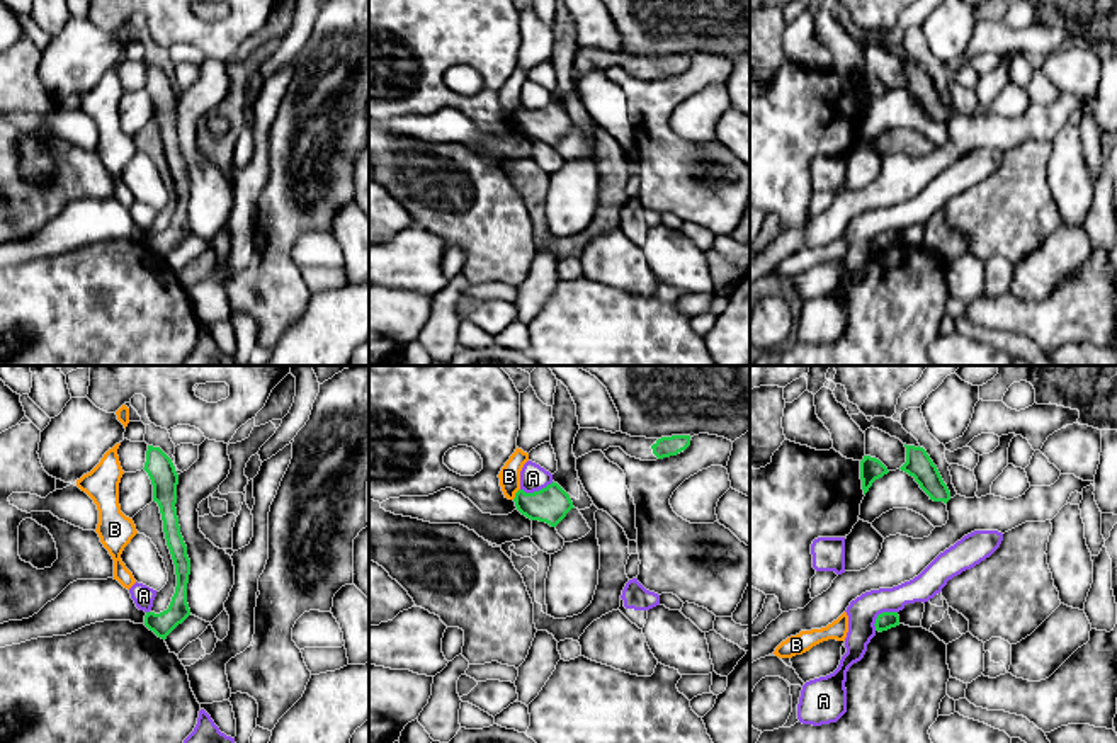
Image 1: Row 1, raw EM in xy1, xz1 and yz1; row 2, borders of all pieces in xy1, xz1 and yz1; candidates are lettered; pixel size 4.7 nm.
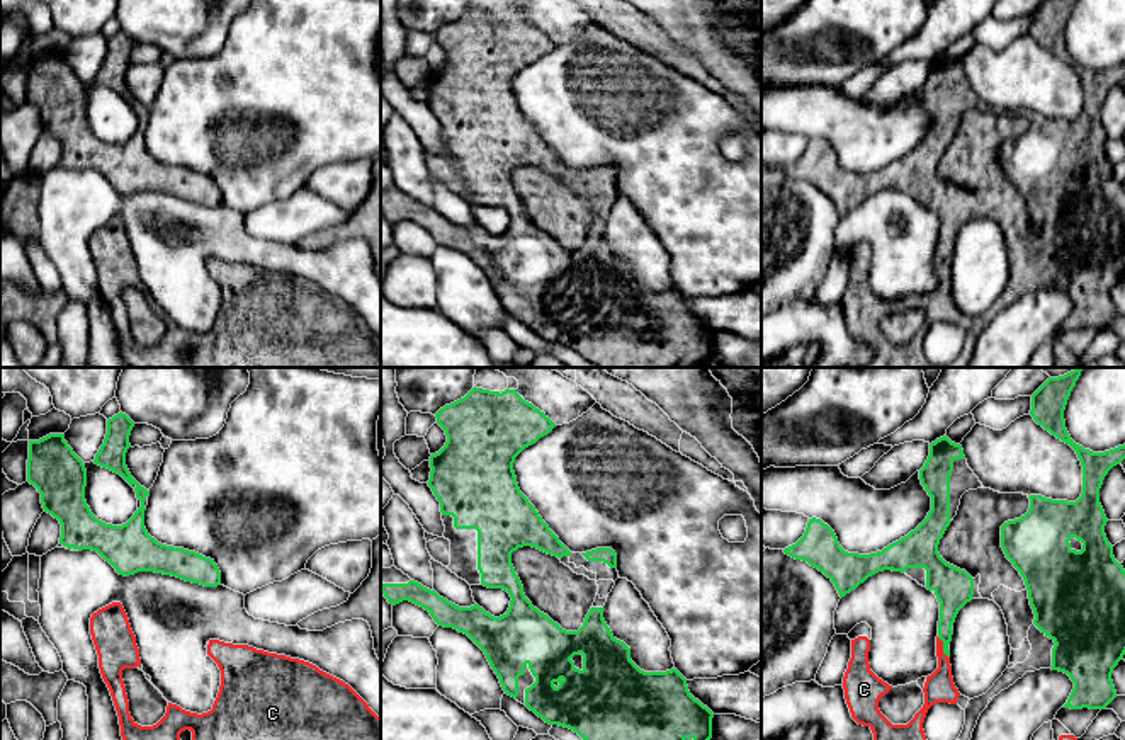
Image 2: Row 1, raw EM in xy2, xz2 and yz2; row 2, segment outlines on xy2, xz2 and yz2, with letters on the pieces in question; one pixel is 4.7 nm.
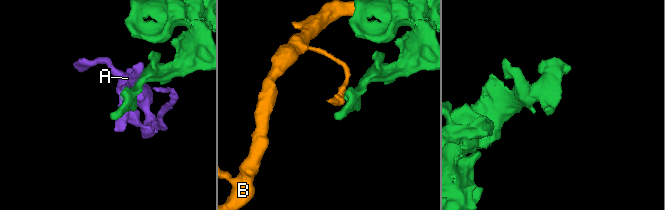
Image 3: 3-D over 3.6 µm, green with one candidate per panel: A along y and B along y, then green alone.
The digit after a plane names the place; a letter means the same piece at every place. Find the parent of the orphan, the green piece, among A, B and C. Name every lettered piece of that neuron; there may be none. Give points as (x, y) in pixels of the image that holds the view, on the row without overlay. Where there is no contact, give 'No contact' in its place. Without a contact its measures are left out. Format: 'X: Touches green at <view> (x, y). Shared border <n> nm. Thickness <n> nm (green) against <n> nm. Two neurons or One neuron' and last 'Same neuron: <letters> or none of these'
A: Touches green at yz1 (879, 233). Shared border 140 nm. Thickness 90 nm (green) against 140 nm. Two neurons
B: Touches green at xz1 (515, 113). Shared border 70 nm. Thickness 170 nm (green) against 100 nm. Two neurons
C: Touches green at yz2 (944, 266). Shared border 120 nm. Thickness 140 nm (green) against 140 nm. One neuron
Same neuron: C

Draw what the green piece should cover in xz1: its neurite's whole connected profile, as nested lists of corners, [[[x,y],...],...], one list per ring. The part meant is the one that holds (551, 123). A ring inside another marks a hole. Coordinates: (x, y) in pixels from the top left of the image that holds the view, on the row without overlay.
[[[554,100],[534,112],[519,109],[513,121],[522,134],[546,141],[551,146],[556,146],[575,128],[570,114]]]

